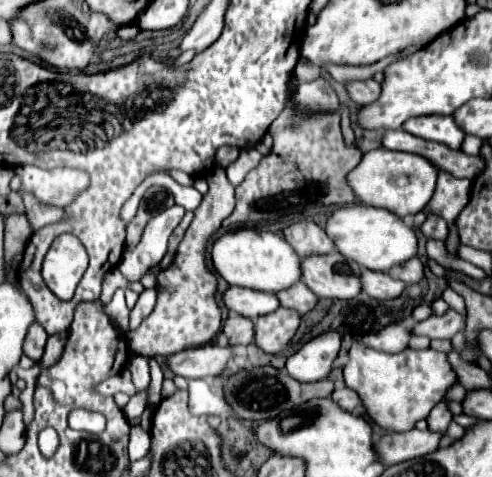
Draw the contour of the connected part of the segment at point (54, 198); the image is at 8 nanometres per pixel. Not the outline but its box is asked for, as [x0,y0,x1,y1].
[16,166,90,208]

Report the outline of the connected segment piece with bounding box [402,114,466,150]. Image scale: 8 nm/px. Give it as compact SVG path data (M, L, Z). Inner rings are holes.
M434 114L434 116L424 116L424 118L410 118L408 122L404 122L402 128L418 138L440 142L448 146L450 150L460 150L464 136L466 136L452 116Z

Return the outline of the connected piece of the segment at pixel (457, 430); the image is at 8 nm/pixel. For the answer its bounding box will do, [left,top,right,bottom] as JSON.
[440,422,466,448]

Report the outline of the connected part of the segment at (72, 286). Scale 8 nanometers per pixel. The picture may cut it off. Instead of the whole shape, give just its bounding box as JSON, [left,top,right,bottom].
[42,234,88,301]

